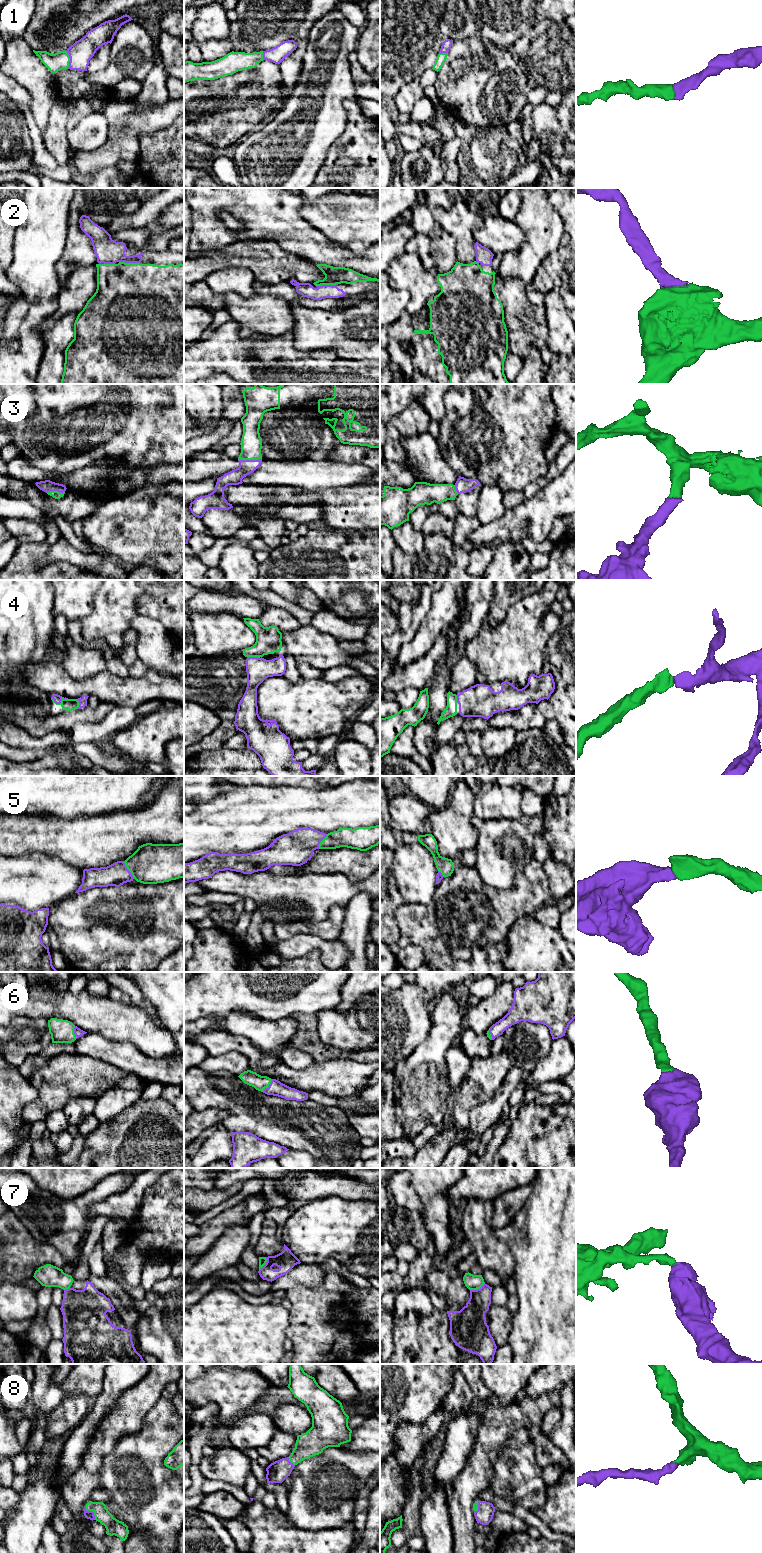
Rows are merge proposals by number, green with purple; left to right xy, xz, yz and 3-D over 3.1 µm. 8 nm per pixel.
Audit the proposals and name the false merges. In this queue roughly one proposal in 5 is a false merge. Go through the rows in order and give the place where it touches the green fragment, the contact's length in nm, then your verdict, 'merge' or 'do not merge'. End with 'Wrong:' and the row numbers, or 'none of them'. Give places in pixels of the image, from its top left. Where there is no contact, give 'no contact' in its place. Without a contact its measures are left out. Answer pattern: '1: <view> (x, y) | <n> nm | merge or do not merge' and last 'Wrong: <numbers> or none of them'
1: xy (69, 59) | 150 nm | merge
2: xy (129, 263) | 170 nm | merge
3: xz (249, 459) | 190 nm | merge
4: xy (60, 703) | 140 nm | merge
5: xy (128, 869) | 170 nm | merge
6: xz (268, 1086) | 130 nm | merge
7: yz (477, 1288) | 130 nm | do not merge
8: xy (91, 1510) | 150 nm | merge
Wrong: 7

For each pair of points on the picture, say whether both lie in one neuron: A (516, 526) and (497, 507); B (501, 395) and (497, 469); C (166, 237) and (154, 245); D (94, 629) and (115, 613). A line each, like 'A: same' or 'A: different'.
A: different
B: same
C: same
D: same

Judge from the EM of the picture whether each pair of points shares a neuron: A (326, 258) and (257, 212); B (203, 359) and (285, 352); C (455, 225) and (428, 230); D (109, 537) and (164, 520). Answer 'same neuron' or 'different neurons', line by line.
A: same neuron
B: same neuron
C: different neurons
D: same neuron

